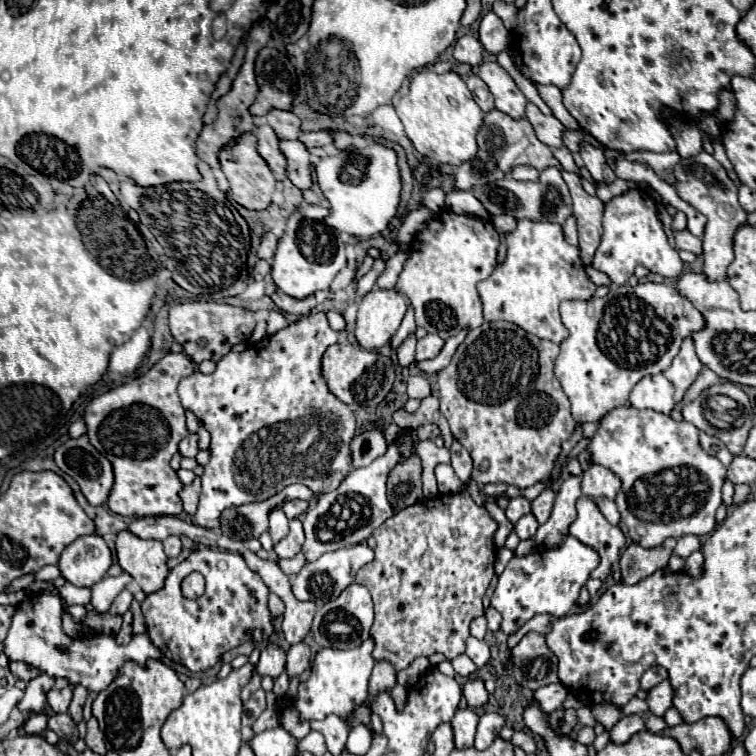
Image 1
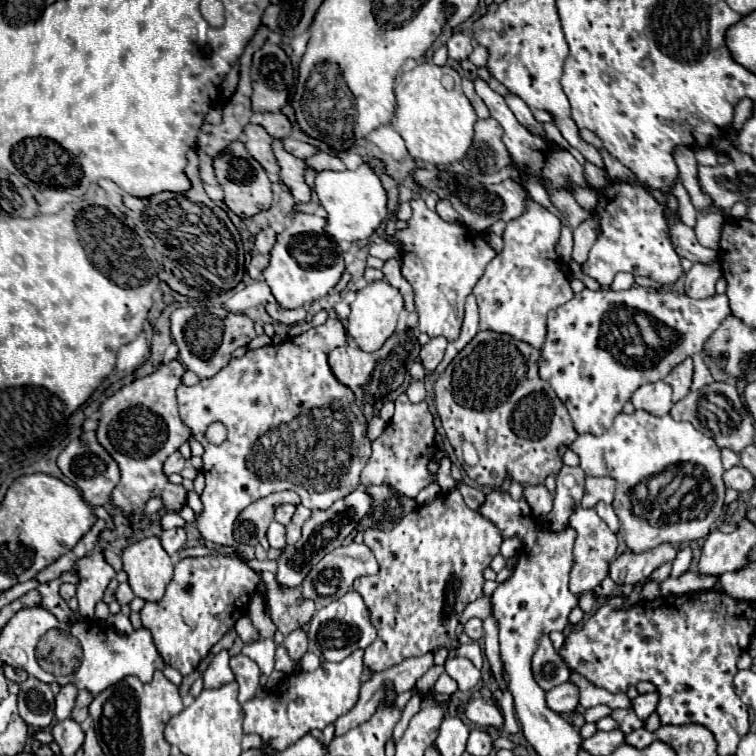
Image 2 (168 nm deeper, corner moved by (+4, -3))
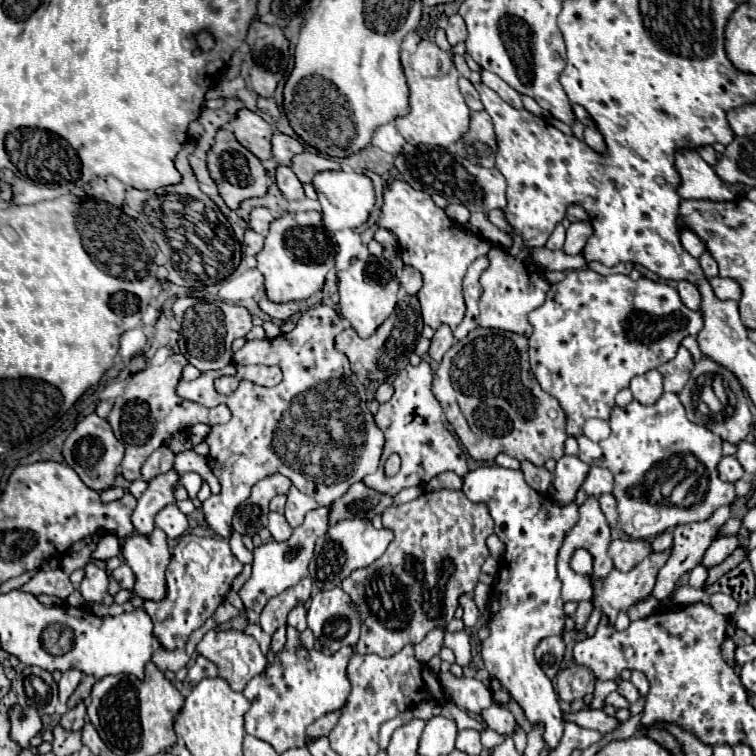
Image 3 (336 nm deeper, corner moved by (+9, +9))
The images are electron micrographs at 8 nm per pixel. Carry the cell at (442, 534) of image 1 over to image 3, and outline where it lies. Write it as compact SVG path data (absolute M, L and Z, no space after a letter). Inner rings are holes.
M462 490L424 492L408 504L388 506L382 514L382 522L384 528L394 532L392 544L380 560L372 562L368 568L352 572L342 582L342 590L350 594L362 618L362 632L356 652L378 654L386 658L400 652L406 644L418 644L430 630L446 628L446 624L454 618L460 594L472 592L476 588L480 566L490 554L486 538L494 532L494 522L488 514L488 508L484 504L470 502Z

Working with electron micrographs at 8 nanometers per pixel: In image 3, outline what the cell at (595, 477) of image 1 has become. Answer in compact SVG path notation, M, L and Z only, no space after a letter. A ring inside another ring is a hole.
M592 466L584 484L578 490L576 502L582 504L588 496L600 496L612 492L612 472L608 468L600 468L600 466Z

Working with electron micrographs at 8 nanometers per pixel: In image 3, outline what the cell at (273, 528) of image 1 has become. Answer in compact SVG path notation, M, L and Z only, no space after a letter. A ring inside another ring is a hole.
M270 512L268 514L268 530L272 534L274 540L288 540L292 534L292 528L288 526L286 518L278 512Z

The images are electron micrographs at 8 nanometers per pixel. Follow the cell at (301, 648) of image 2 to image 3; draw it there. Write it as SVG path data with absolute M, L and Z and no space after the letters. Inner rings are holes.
M296 606L290 614L288 614L288 626L296 628L298 632L306 630L306 608L304 606Z

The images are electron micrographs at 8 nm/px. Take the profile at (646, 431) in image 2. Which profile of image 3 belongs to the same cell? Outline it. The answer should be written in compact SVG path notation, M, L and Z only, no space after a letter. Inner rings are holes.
M662 394L656 404L644 406L638 400L632 400L626 406L614 406L610 420L612 432L606 440L592 442L584 434L578 436L578 458L588 466L602 466L614 474L614 498L618 502L620 528L630 538L654 538L666 530L672 530L680 524L702 522L718 506L732 504L736 498L734 484L722 482L718 478L718 462L722 458L722 438L712 434L708 428L692 424L686 418L684 406L678 400L678 394Z

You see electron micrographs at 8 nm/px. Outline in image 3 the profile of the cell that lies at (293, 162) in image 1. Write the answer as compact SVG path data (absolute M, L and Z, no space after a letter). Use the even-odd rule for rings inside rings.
M280 164L280 166L276 168L276 182L278 182L278 188L282 190L282 194L284 194L290 202L304 198L302 182L298 180L298 176L292 172L290 166Z

